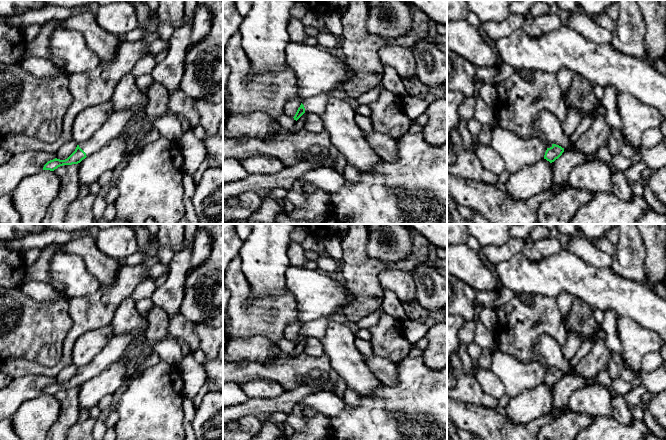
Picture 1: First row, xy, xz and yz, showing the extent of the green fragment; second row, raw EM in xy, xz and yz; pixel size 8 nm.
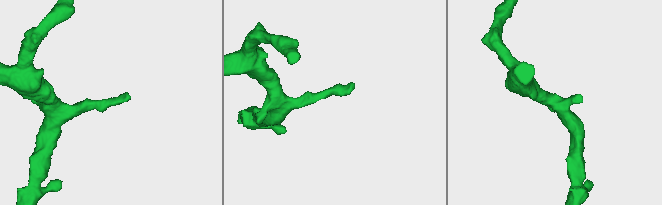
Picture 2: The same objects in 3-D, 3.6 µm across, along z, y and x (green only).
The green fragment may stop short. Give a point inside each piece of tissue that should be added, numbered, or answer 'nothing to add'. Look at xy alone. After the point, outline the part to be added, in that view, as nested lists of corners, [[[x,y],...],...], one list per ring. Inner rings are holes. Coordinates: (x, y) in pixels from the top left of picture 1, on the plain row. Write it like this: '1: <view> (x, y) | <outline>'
1: xy (113, 351) | [[[132,334],[114,335],[105,348],[87,365],[79,367],[79,371],[89,380],[100,374],[110,364],[120,360],[125,349],[132,342]]]

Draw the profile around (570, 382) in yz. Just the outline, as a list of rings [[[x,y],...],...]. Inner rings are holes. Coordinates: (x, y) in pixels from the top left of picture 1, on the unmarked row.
[[[572,367],[572,373],[564,373],[562,379],[552,386],[552,408],[554,419],[560,418],[567,411],[567,404],[570,396],[578,388],[585,386],[584,377]]]

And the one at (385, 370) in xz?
[[[375,354],[370,357],[364,356],[364,361],[371,372],[383,383],[383,385],[396,386],[398,384],[396,363]]]

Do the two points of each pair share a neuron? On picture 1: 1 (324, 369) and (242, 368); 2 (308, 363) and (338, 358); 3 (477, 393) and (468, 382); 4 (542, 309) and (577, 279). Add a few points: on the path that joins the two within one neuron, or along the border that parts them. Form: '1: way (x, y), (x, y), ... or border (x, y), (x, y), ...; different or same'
1: way (304, 365), (295, 369), (262, 369); same
2: border (324, 353), (332, 368); different
3: way (474, 390), (470, 385); same
4: border (532, 293), (555, 297); different

